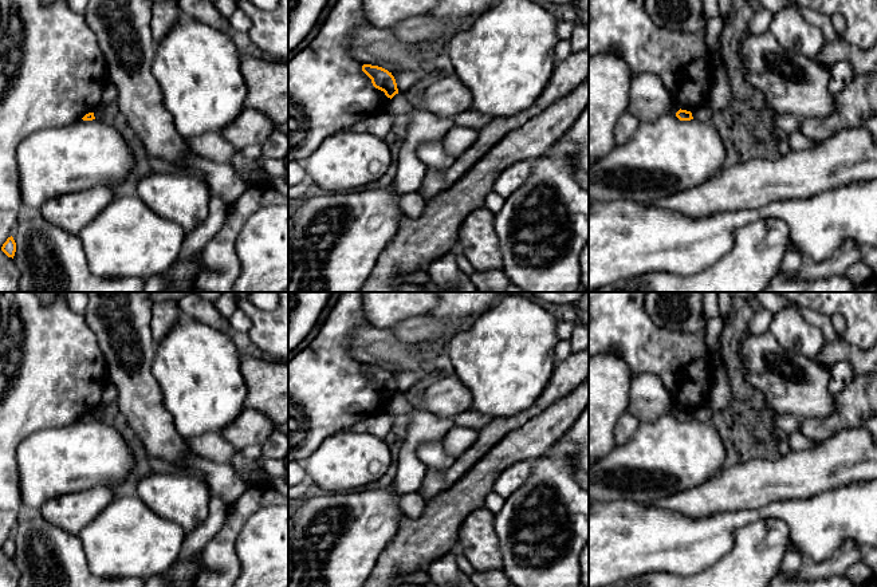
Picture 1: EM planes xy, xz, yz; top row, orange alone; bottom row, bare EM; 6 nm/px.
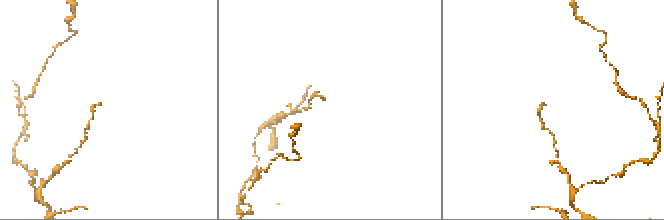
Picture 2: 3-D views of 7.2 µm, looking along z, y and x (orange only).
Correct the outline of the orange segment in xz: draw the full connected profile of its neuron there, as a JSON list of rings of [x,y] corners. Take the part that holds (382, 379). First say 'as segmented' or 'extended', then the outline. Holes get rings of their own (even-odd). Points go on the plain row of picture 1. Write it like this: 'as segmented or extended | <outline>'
as segmented | [[[363,365],[362,371],[371,379],[373,386],[384,391],[388,398],[392,399],[398,394],[396,379],[388,370],[378,366]]]

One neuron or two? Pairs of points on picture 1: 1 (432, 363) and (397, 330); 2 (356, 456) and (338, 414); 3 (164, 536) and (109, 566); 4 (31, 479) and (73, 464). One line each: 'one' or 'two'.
1: two
2: two
3: one
4: one

